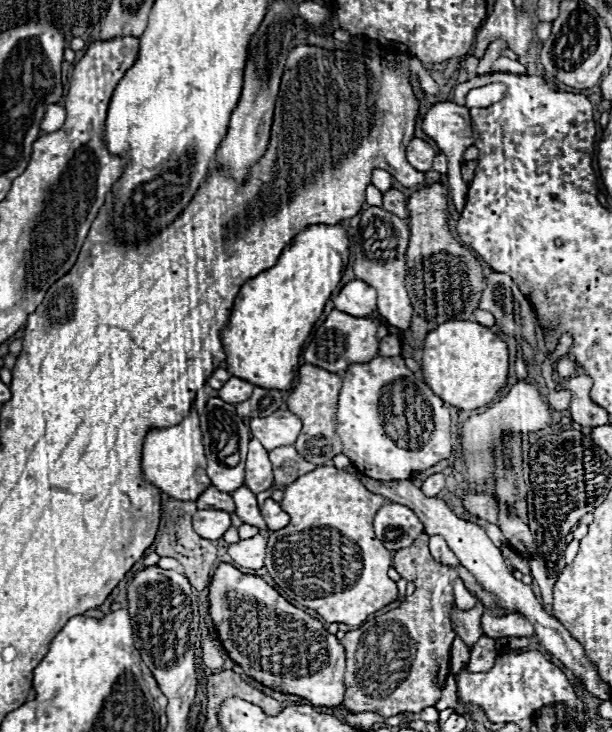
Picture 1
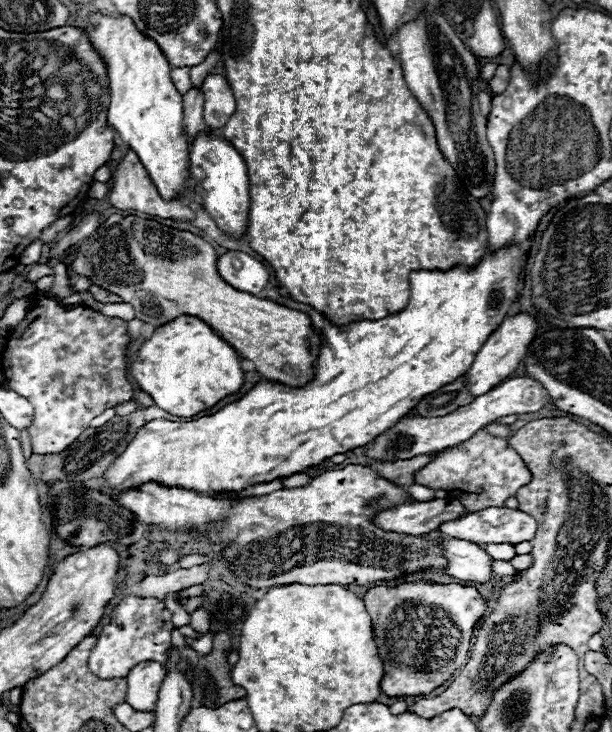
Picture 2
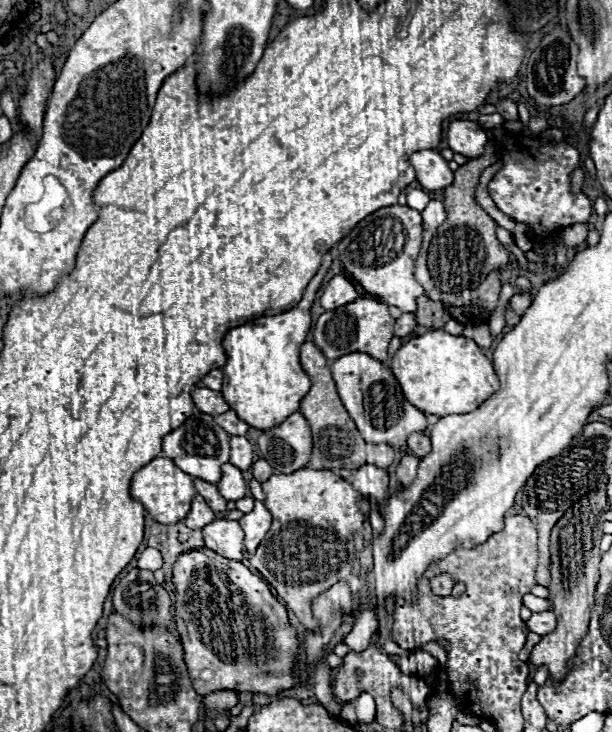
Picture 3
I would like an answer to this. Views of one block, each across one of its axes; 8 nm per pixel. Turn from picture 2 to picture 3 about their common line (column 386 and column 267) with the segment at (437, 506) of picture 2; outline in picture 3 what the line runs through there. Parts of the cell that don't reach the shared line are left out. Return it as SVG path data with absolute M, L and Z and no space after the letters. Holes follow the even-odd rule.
M254 500L254 510L250 514L244 514L240 520L240 526L244 530L244 546L246 546L246 552L252 554L256 552L258 544L262 542L264 534L268 532L270 524L272 524L272 514L266 510L264 502L260 500Z

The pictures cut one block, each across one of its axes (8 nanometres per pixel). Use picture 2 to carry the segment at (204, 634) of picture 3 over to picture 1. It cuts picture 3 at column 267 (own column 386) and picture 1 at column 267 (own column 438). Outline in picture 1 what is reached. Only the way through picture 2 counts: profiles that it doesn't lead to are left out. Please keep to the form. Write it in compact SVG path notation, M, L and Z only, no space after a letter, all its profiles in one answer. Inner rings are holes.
M220 564L210 584L210 616L214 620L218 638L230 658L244 668L248 676L270 686L274 690L296 694L300 698L310 700L314 706L338 708L344 702L346 686L344 686L344 646L340 640L330 634L322 622L292 606L286 598L282 598L272 586L268 586L260 576L242 574L232 564Z

